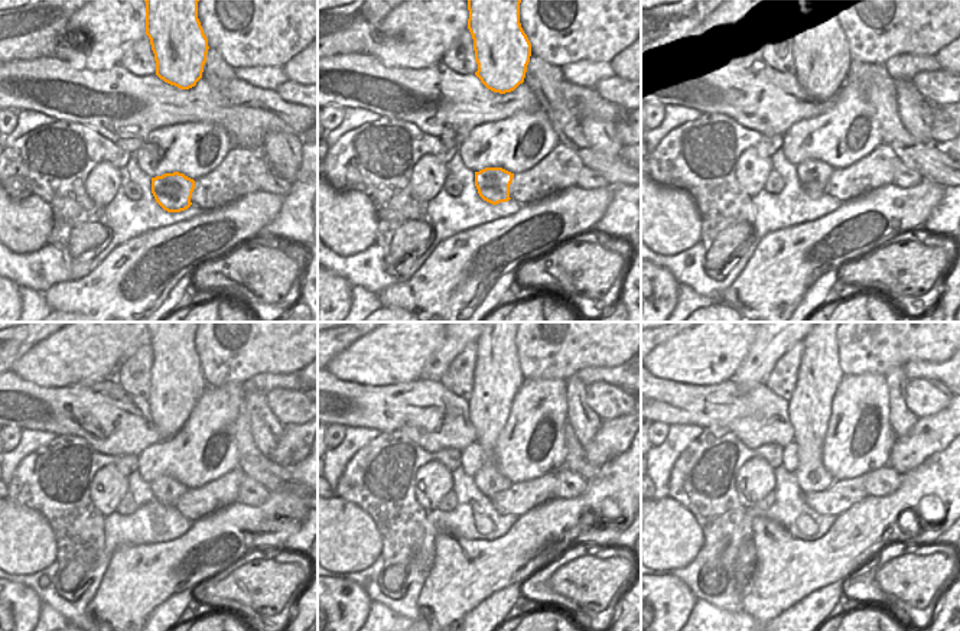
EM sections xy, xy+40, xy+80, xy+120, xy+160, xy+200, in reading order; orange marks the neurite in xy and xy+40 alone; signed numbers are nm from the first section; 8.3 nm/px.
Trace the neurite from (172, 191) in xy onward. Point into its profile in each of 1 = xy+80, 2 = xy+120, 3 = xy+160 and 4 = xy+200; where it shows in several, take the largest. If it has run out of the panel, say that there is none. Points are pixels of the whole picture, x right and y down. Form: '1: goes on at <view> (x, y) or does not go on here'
1: goes on at xy+80 (813, 175)
2: goes on at xy+120 (166, 490)
3: goes on at xy+160 (497, 377)
4: goes on at xy+200 (819, 374)

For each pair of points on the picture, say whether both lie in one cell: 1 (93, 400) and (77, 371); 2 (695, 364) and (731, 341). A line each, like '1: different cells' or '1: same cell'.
1: different cells
2: same cell

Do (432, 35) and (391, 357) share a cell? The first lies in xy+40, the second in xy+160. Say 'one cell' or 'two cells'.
one cell

